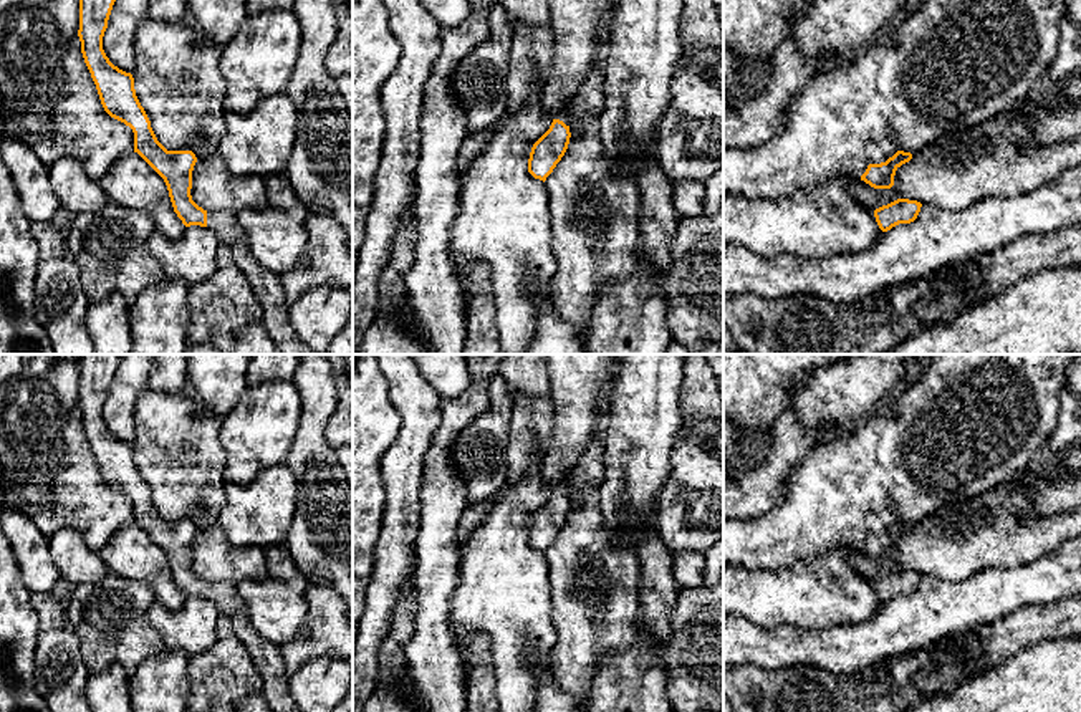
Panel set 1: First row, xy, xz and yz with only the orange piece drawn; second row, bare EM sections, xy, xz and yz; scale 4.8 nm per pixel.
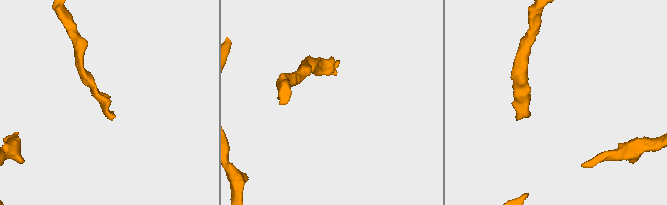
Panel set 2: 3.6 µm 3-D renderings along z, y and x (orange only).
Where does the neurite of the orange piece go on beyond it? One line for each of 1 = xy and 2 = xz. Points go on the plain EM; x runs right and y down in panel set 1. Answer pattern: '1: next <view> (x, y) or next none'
1: next xy (267, 658)
2: next none

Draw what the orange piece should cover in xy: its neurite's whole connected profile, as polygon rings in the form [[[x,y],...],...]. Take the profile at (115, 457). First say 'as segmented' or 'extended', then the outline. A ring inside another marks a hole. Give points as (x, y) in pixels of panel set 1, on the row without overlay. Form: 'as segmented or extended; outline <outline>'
extended; outline [[[79,354],[81,424],[96,455],[104,482],[129,497],[137,523],[166,553],[174,583],[185,598],[209,598],[232,621],[235,636],[245,644],[260,672],[263,697],[273,712],[303,712],[291,692],[281,647],[263,639],[248,618],[248,609],[235,585],[204,581],[190,566],[192,541],[197,528],[192,522],[167,522],[156,508],[151,492],[141,477],[134,449],[114,437],[103,421],[103,407],[113,376],[123,354]]]

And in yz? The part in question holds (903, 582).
as segmented; outline [[[897,570],[874,581],[876,593],[882,603],[899,594],[910,594],[917,589],[922,575],[909,570]]]

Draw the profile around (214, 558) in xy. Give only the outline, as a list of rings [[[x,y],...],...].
[[[219,522],[197,530],[192,541],[192,571],[204,581],[238,585],[267,578],[267,556],[258,546],[235,546]]]

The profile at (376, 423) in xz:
[[[353,354],[353,647],[386,507],[381,460],[397,439],[401,424],[374,354]]]

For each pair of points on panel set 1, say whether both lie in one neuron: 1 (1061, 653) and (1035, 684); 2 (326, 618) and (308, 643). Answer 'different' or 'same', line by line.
1: same
2: same

